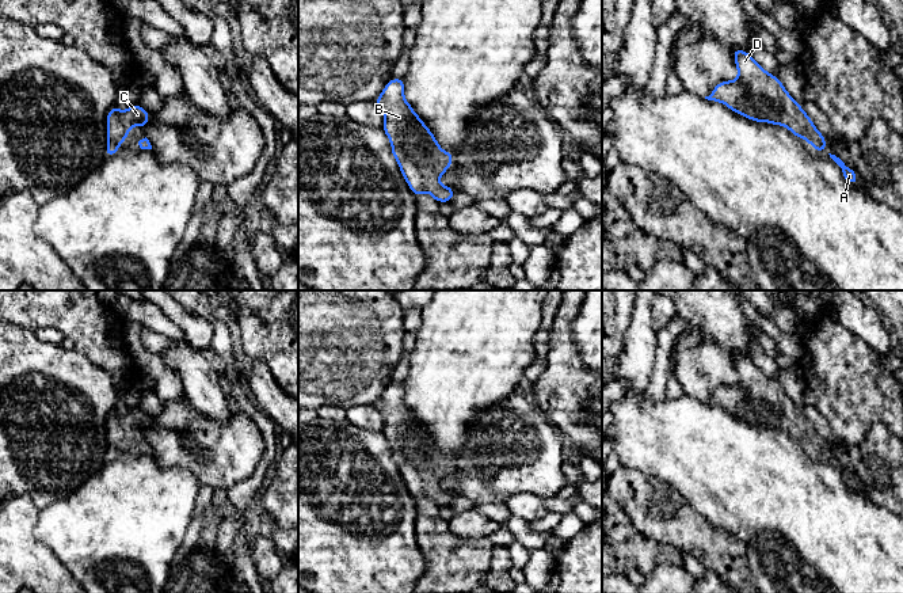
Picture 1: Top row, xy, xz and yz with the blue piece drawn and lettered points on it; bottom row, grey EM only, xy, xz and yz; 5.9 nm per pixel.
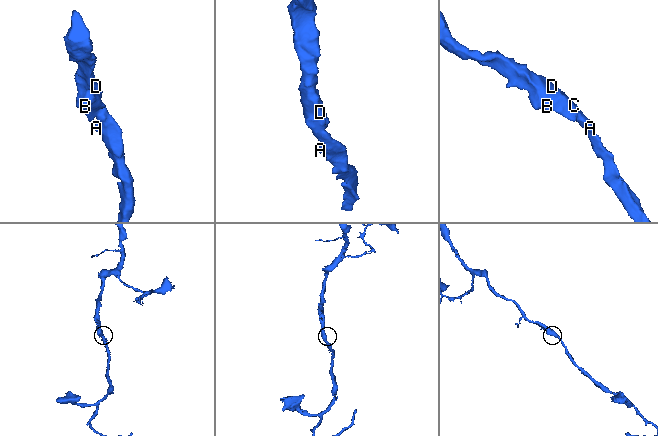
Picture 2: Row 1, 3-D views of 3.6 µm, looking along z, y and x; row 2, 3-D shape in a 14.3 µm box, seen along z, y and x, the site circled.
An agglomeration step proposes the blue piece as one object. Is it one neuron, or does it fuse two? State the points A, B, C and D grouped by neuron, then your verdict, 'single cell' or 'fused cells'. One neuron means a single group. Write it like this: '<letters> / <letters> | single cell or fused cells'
A B C D | single cell

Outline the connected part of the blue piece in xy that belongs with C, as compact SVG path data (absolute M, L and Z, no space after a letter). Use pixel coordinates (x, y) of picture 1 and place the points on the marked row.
M141 104L129 106L126 111L114 106L106 118L106 157L110 157L118 152L121 144L127 140L127 134L132 126L140 126L145 129L149 118L150 114Z

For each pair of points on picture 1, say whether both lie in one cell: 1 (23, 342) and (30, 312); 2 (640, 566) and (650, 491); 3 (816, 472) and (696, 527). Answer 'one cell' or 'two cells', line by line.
1: two cells
2: two cells
3: two cells

